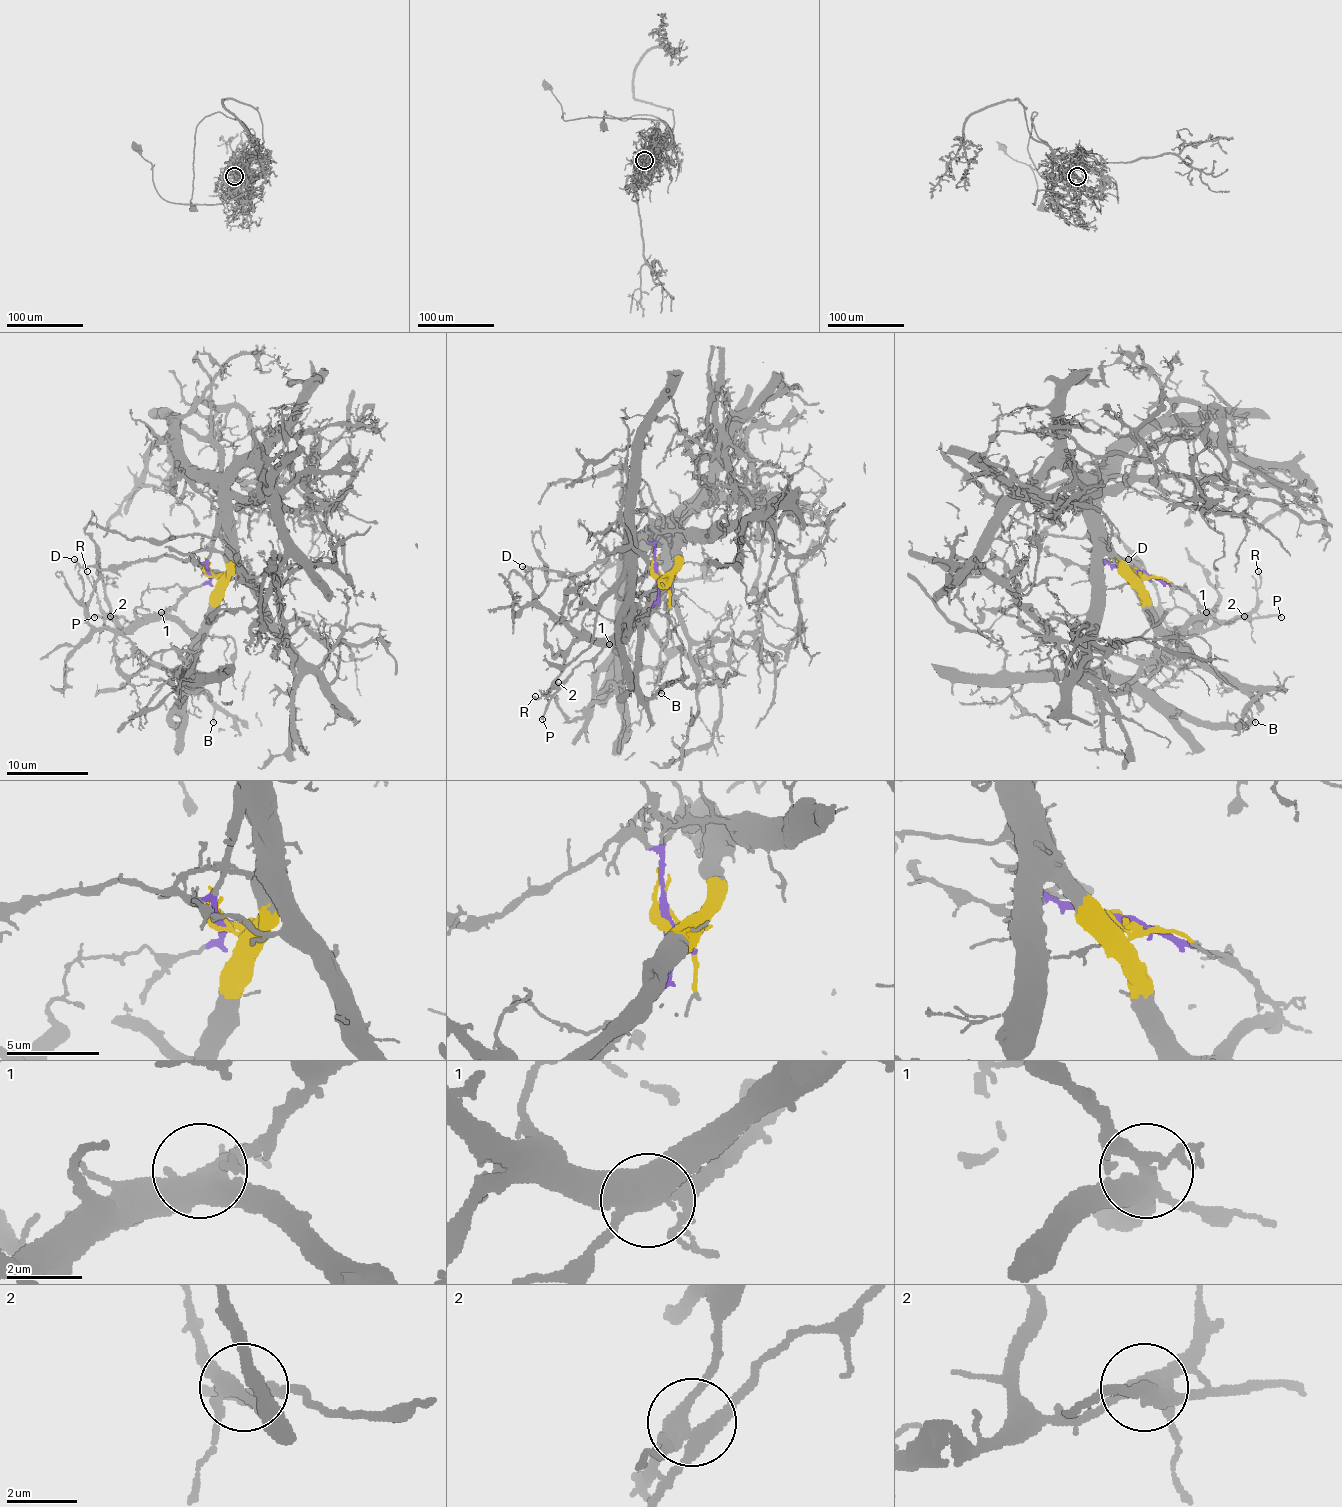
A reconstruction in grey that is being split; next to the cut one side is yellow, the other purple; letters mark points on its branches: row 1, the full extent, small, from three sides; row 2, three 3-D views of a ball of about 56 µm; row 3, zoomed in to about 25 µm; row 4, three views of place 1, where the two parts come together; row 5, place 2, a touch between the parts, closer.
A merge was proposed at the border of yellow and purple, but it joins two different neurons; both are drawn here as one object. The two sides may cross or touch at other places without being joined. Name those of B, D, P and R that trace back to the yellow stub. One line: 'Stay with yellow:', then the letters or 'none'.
Stay with yellow: B, R

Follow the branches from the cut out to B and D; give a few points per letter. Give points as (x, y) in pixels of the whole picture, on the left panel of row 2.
B: (212, 573), (218, 581), (216, 616), (194, 653), (190, 687), (200, 692), (214, 708), (212, 722)
D: (210, 573), (208, 567), (194, 561), (171, 557), (149, 557), (106, 569), (81, 567), (73, 559)

